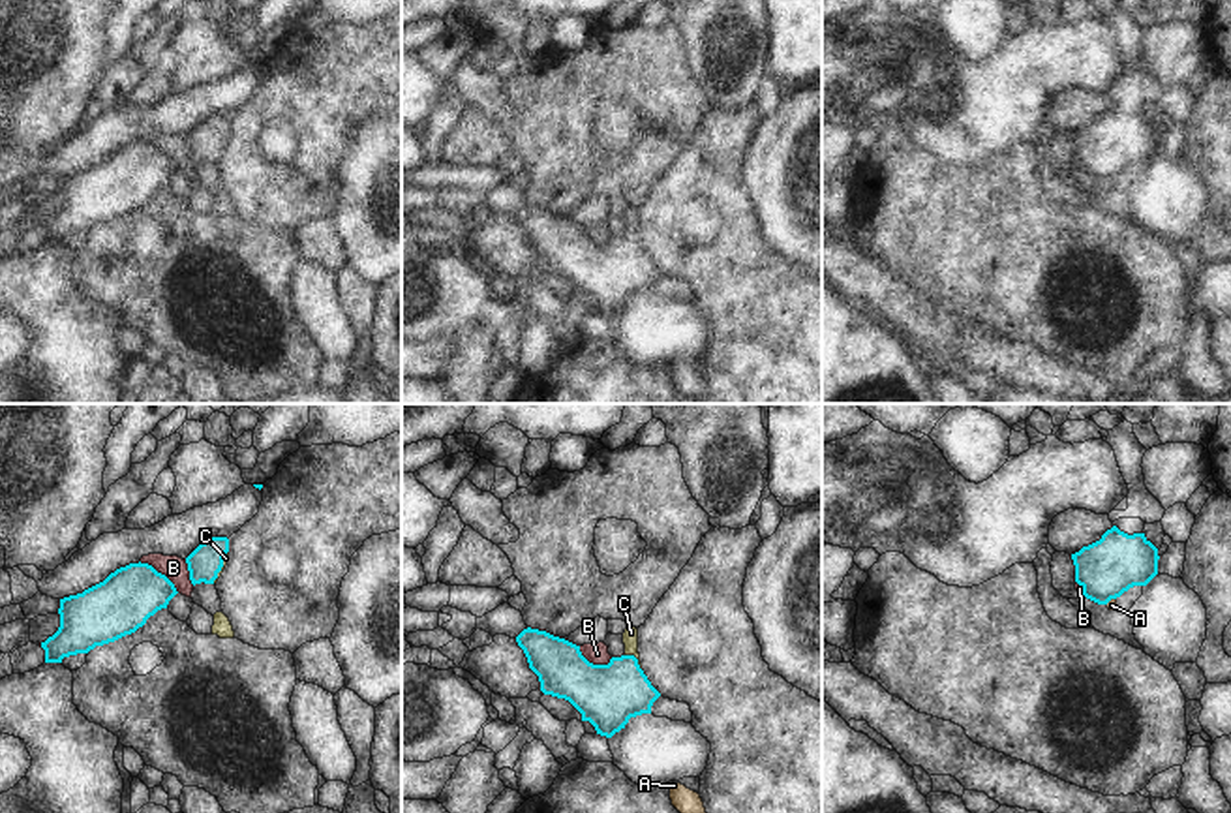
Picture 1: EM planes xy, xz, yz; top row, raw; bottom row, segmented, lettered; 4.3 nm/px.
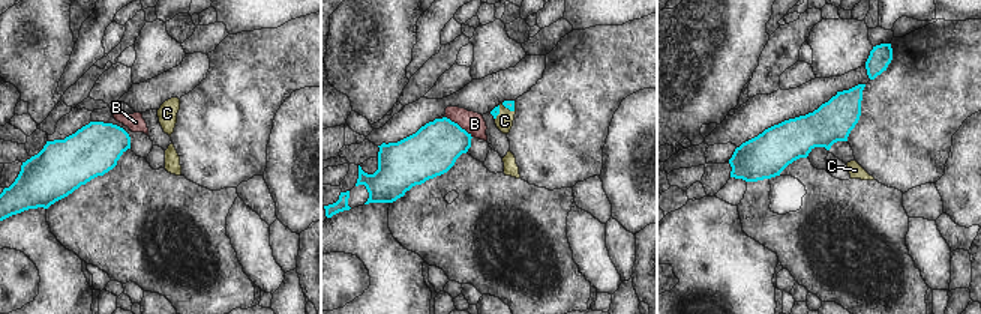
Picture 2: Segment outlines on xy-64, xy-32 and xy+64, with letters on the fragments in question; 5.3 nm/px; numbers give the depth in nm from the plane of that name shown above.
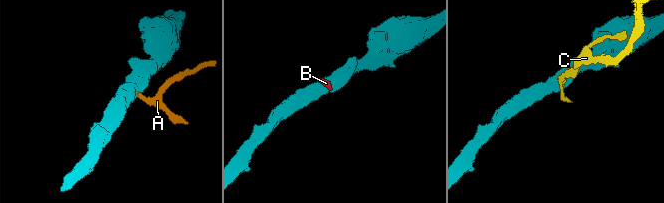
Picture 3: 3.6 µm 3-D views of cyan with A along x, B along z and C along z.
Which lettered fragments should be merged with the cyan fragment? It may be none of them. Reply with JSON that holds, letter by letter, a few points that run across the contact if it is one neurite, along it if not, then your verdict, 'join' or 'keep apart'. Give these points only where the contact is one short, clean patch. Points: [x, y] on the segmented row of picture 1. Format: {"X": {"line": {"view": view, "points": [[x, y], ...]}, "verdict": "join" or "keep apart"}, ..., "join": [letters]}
{"A": {"line": {"view": "yz", "points": [[1115, 598], [1106, 603]]}, "verdict": "keep apart"}, "B": {"line": {"view": "xy", "points": [[139, 562], [151, 564], [179, 592]]}, "verdict": "keep apart"}, "C": {"line": {"view": "xz", "points": [[607, 695], [637, 659], [631, 633]]}, "verdict": "join"}, "join": ["C"]}

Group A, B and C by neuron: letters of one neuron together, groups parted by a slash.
A B / C

